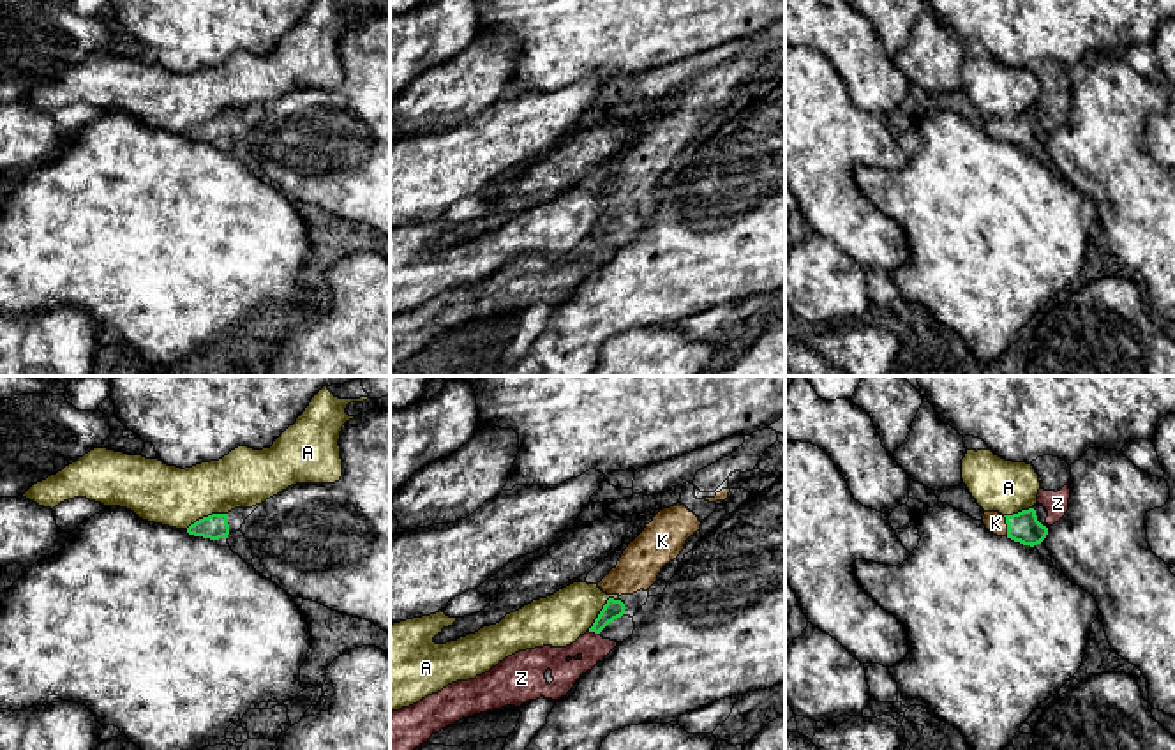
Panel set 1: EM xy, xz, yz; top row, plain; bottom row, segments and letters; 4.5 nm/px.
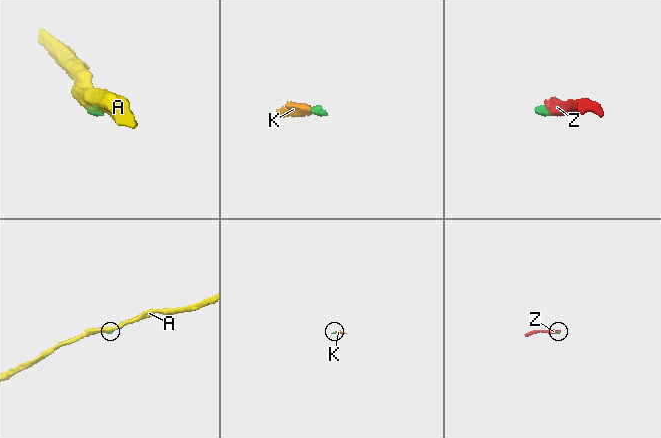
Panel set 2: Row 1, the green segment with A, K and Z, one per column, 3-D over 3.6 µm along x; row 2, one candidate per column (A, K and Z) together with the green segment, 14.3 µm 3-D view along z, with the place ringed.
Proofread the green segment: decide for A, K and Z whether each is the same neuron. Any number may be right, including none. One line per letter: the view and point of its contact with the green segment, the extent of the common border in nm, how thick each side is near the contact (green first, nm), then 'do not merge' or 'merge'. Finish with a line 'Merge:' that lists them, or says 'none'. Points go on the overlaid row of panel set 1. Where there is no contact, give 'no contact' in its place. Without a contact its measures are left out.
A: meets green in xz at (600, 611); contact 200 nm long; 90 nm thick on the green side, 240 nm on the other; do not merge
K: meets green in yz at (1008, 526); contact 100 nm long; 140 nm thick on the green side, 100 nm on the other; merge
Z: meets green in xz at (595, 632); contact 50 nm long; 90 nm thick on the green side, 130 nm on the other; merge
Merge: K, Z

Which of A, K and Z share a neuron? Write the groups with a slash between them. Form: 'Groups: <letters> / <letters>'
Groups: A / K Z

